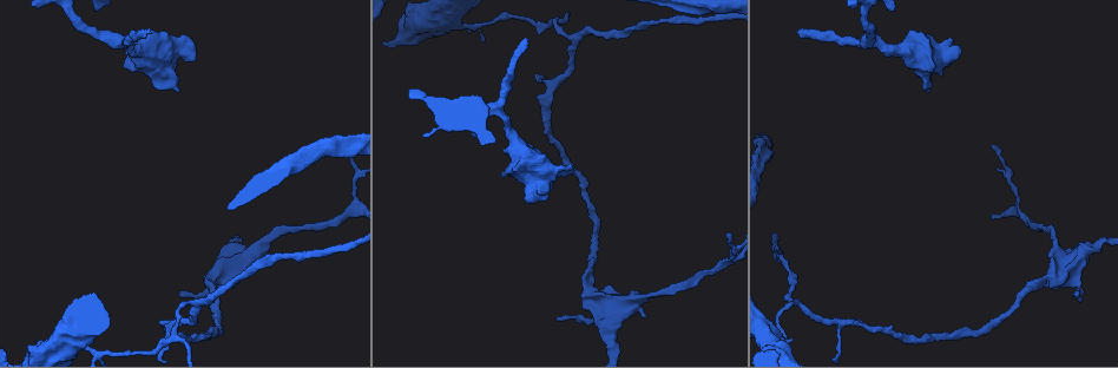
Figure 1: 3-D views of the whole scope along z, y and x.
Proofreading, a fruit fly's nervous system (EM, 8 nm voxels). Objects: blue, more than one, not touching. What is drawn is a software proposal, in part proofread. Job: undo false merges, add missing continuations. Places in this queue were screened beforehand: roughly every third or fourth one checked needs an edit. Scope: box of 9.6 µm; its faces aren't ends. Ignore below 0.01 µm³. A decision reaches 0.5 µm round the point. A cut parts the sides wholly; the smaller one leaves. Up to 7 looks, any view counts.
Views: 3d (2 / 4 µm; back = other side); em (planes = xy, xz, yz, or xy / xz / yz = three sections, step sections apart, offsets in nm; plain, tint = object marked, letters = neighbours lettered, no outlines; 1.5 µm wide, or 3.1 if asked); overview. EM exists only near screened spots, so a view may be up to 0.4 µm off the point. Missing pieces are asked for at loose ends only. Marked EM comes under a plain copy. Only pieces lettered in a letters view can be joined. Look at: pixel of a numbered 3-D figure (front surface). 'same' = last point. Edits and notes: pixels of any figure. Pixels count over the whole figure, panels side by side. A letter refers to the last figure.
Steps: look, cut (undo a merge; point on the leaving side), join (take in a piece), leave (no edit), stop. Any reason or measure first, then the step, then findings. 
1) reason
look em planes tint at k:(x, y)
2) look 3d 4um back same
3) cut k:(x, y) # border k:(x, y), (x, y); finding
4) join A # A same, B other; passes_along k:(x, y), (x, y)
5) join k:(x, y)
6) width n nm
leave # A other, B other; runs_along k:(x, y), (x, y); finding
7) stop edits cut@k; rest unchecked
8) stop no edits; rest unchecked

free end
look 3d 4um at 1:(149, 32)

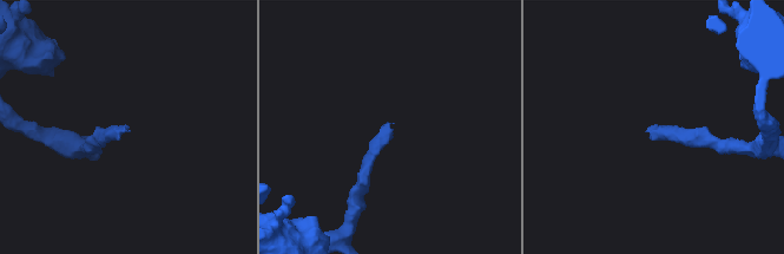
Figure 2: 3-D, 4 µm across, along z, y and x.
now the EM
look em yz step 8 tint at 2:(647, 130)

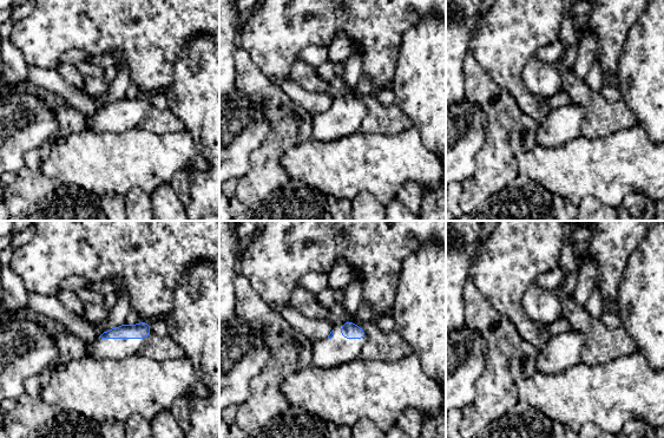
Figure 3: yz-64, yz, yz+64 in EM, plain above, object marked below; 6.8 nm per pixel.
another direction
look em planes letters same

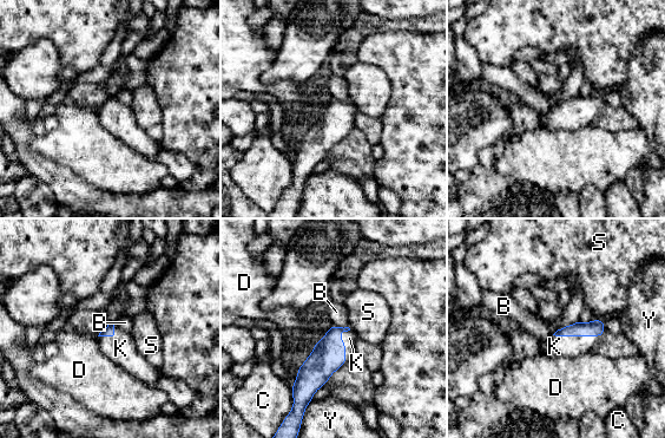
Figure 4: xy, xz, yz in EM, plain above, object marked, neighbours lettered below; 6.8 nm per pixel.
join K # B other, C other, D other, K same, S other, Y other; passes_along 4:(594, 328), (575, 335), (554, 346); it goes on there

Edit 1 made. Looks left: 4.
branch point
look em 3.1um yz step 16 tint at 1:(173, 337)

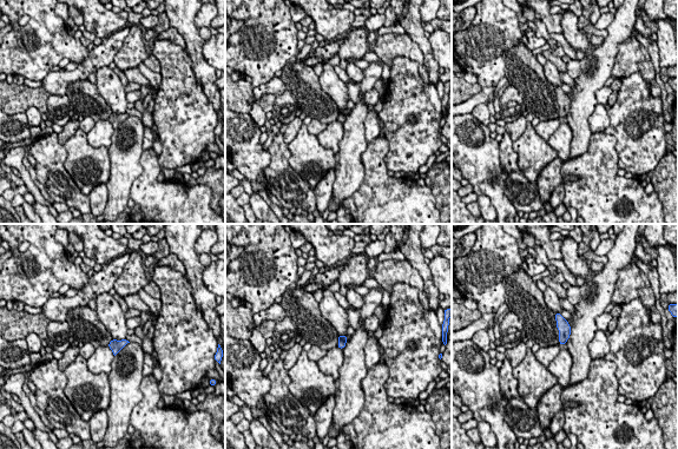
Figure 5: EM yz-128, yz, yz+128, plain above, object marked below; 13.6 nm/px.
cut it another way
look em 3.1um xy step 16 letters same

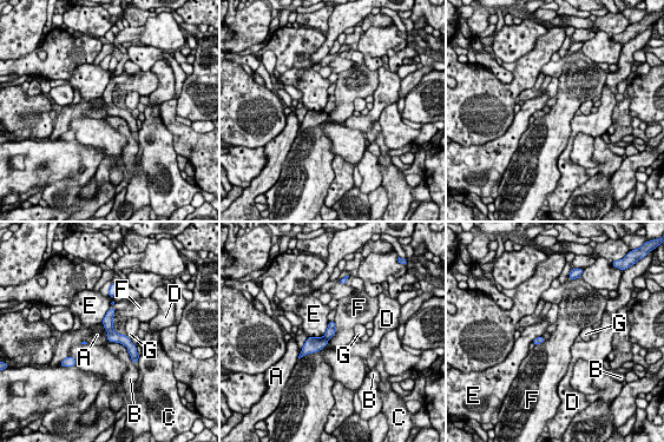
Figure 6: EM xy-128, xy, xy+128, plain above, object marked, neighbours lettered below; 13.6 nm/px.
width 130 nm
cut 6:(330, 331) # A other, B other, C other, D other, E other, F other, G other; a second cell is stuck on

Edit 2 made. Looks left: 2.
stop edits join@4, cut@6; rest unchecked

